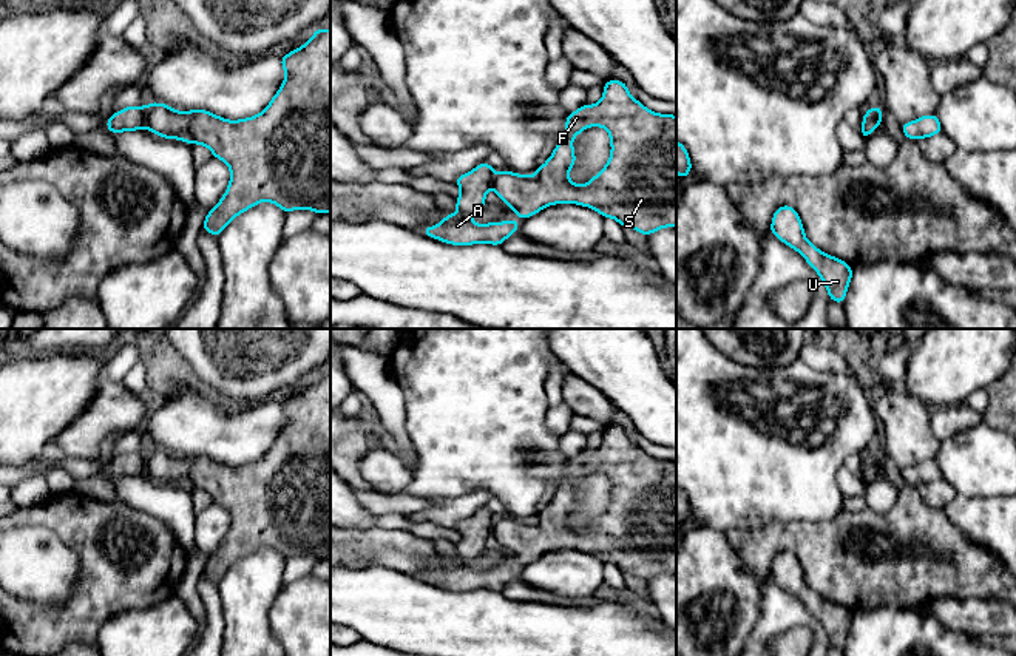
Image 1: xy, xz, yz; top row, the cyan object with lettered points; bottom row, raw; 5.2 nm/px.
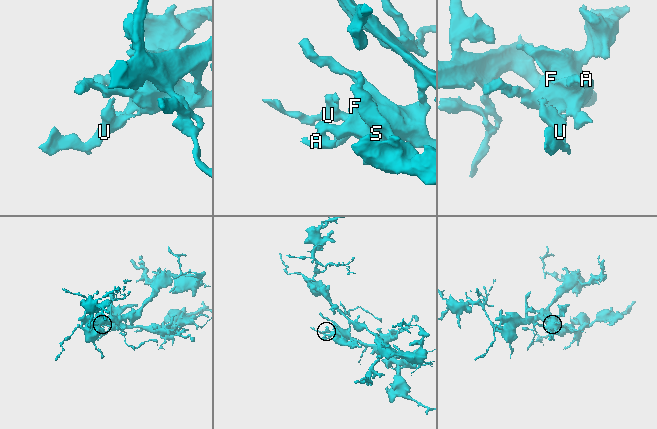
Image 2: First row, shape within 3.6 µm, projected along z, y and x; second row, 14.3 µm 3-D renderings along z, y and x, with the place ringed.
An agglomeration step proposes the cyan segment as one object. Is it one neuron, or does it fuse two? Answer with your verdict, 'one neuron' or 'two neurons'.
one neuron

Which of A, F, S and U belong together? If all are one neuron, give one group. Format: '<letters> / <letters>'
A F S U

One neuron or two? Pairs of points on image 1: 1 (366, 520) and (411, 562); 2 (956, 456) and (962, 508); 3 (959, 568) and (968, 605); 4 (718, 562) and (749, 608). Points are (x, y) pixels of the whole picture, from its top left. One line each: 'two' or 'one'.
1: two
2: two
3: two
4: one

